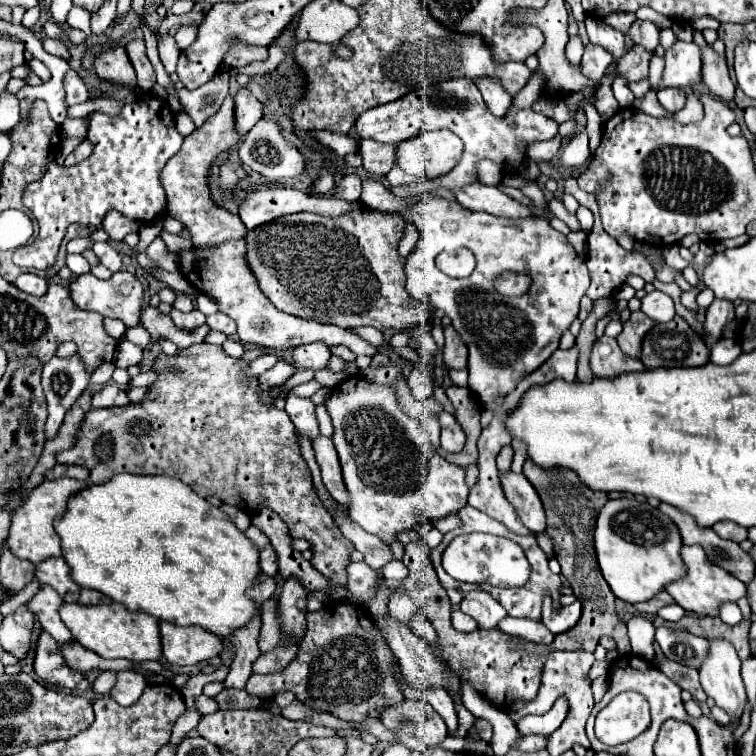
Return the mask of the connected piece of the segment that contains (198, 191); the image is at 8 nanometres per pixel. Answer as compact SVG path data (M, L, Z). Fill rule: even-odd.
M228 96L222 108L214 116L210 116L202 128L196 128L192 134L184 138L182 148L166 162L164 170L160 172L160 184L166 190L166 198L170 204L168 212L172 218L180 220L190 230L192 242L196 248L216 246L226 240L240 240L248 232L238 214L232 214L214 204L210 196L210 186L208 186L212 162L222 152L228 152L240 142L240 134L236 134L234 120L236 120L234 104L230 102L230 96Z

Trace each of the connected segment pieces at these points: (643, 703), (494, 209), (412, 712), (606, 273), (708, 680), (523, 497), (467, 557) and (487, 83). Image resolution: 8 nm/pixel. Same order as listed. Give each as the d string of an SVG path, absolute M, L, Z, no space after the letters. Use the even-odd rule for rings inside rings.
M640 692L618 694L598 716L596 736L608 746L618 746L636 738L650 726L648 700Z
M480 182L458 188L456 192L452 192L452 196L456 202L460 202L468 210L482 210L482 212L488 212L494 216L524 218L524 216L532 214L532 210L528 206L512 200L496 186L486 186Z
M404 700L396 706L388 706L382 716L382 724L396 736L396 742L410 750L426 750L438 746L448 728L432 706L418 700Z
M574 178L566 180L564 190L570 192L582 206L590 208L592 214L594 214L594 228L588 234L588 260L586 260L586 266L590 270L590 288L588 288L586 294L592 300L596 300L596 298L612 298L614 292L616 292L616 288L620 288L624 284L626 276L630 276L630 274L638 274L646 282L652 282L654 280L654 270L648 264L648 260L642 254L638 254L638 252L626 252L626 250L622 250L620 244L614 238L610 238L608 234L604 234L602 224L600 224L600 212L598 212L598 206L596 206L596 198L592 198L592 194L588 194L588 192L582 192L578 188L578 184L576 184Z
M708 640L708 658L700 666L700 684L728 714L740 716L746 704L744 682L740 676L740 658L726 640Z
M508 472L508 474L500 476L500 482L502 482L508 502L516 508L524 526L534 534L544 532L546 530L546 514L544 514L542 502L538 498L534 486L526 480L526 476Z
M472 532L457 536L444 551L442 565L444 570L458 581L504 588L522 586L530 576L530 564L522 548L512 540L487 533Z
M490 78L476 80L476 86L480 88L482 98L484 98L488 110L490 110L494 116L498 116L498 118L504 116L506 110L508 110L508 106L510 106L510 100L512 100L512 98L508 96L508 92L504 92L504 88L502 88L500 84L496 84L494 80L490 80Z

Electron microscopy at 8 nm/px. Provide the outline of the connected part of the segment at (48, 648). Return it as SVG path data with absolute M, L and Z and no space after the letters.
M40 632L38 636L36 652L34 652L34 672L38 674L38 678L42 678L48 684L54 684L66 690L78 690L78 692L92 690L92 684L98 676L98 670L92 670L86 674L70 670L62 660L56 640L48 632Z

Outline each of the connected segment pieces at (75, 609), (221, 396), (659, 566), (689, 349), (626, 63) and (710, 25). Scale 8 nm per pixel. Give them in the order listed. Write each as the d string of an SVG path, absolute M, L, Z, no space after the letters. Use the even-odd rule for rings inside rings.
M64 602L58 612L60 618L66 622L66 628L72 632L72 638L86 650L92 650L102 658L126 658L134 662L162 658L158 618L146 612L132 612L126 606L120 606L118 602L98 606L80 606L76 602Z
M202 342L202 344L196 344L196 346L190 346L190 348L184 348L184 350L178 350L176 356L168 356L164 352L158 354L158 358L154 360L154 366L152 370L158 374L156 382L148 388L148 394L140 400L140 402L130 402L128 406L118 406L118 408L102 408L102 410L90 410L84 418L84 424L80 428L80 436L78 436L78 442L74 448L70 450L64 450L56 456L56 460L60 464L78 464L78 466L84 466L90 470L90 482L92 484L100 484L100 482L106 482L110 480L114 474L120 474L120 472L128 472L128 474L160 474L160 476L172 476L172 478L178 478L182 482L186 482L192 490L196 490L196 494L200 494L202 498L208 498L208 496L216 496L220 498L222 502L230 504L230 506L238 506L240 510L244 510L248 516L254 516L256 512L260 512L262 508L270 508L274 510L276 514L280 514L280 518L286 522L288 530L290 530L290 536L292 538L304 538L310 542L310 550L312 550L312 566L326 574L328 580L332 580L332 584L346 584L346 566L350 564L348 562L348 556L350 552L354 550L352 542L346 540L340 532L340 528L336 526L334 518L330 516L330 512L322 506L320 498L316 496L316 490L312 486L312 476L310 476L310 470L308 470L308 464L304 462L302 454L300 454L300 442L298 442L298 432L296 428L292 426L292 420L288 418L288 414L284 410L278 410L274 404L266 404L262 398L260 398L260 380L258 378L250 378L250 380L242 380L242 376L246 374L248 370L248 362L246 360L240 360L240 358L232 358L228 356L222 346L214 346L214 344L208 344L208 342Z
M618 498L606 502L606 506L600 510L598 520L596 520L596 532L594 532L594 546L596 546L596 558L602 570L604 580L612 588L614 596L636 604L636 602L646 602L654 594L658 594L668 582L674 582L676 578L684 576L684 564L680 560L680 534L672 520L652 508L648 502L638 502L634 498ZM640 514L648 514L646 520L642 520ZM646 522L646 526L664 526L668 528L666 538L660 544L650 544L650 546L638 546L634 542L626 542L624 536L626 532L620 532L616 526L640 526Z
M674 316L666 324L656 324L644 336L640 360L646 368L674 368L674 366L702 366L710 352L702 336L682 318Z
M634 46L620 62L618 62L618 76L632 80L644 80L648 76L648 62L652 52L646 52L642 46Z
M702 16L702 18L694 18L694 20L692 20L692 26L694 26L696 30L706 30L706 29L718 30L720 22L716 22L716 20L712 18L712 16Z

